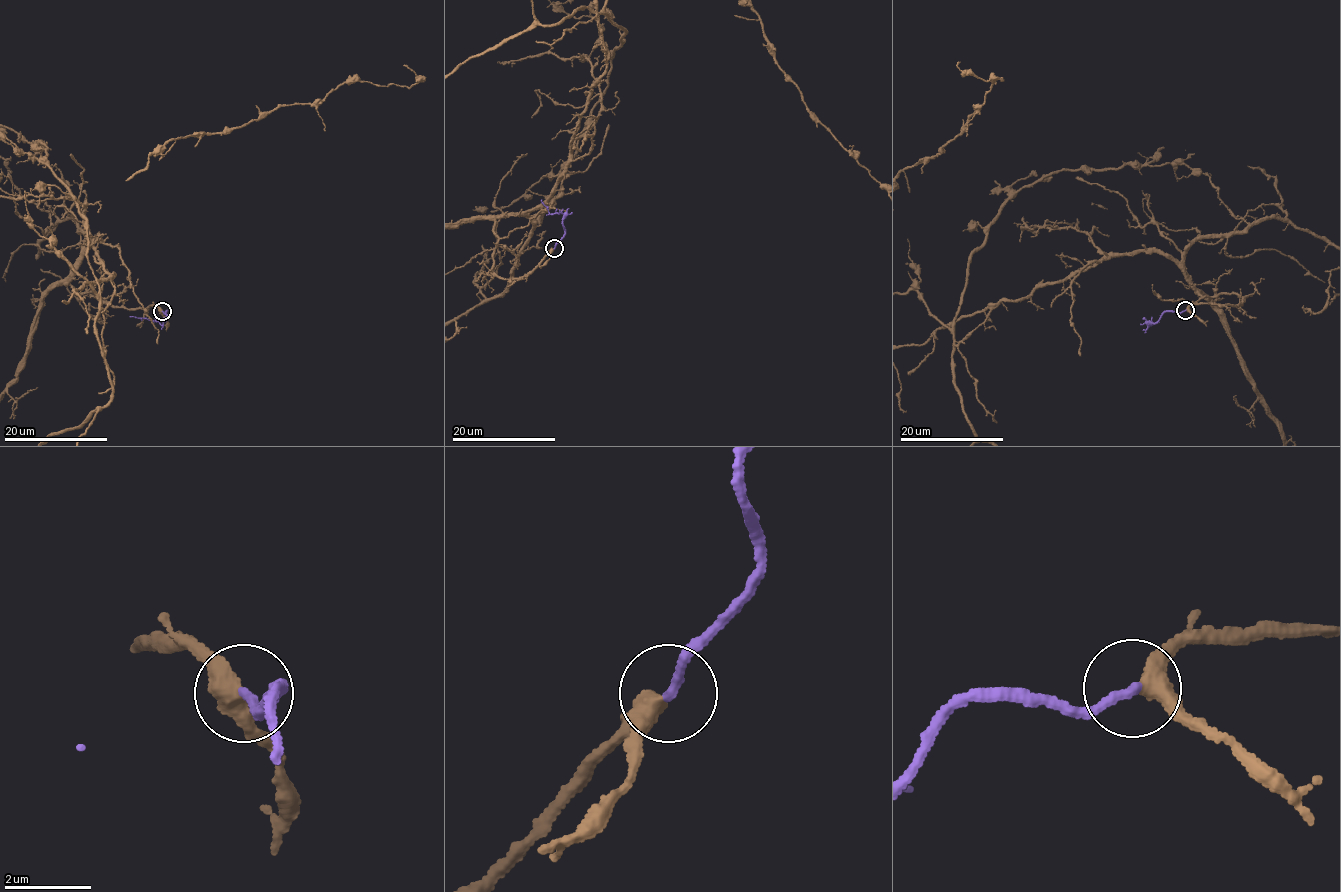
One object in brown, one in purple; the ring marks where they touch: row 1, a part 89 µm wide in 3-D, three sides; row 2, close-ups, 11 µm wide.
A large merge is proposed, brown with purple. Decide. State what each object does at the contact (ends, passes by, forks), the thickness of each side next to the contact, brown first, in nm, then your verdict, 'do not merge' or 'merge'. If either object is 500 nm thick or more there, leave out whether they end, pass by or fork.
brown passes by | purple ends | 420/240 nm | merge

